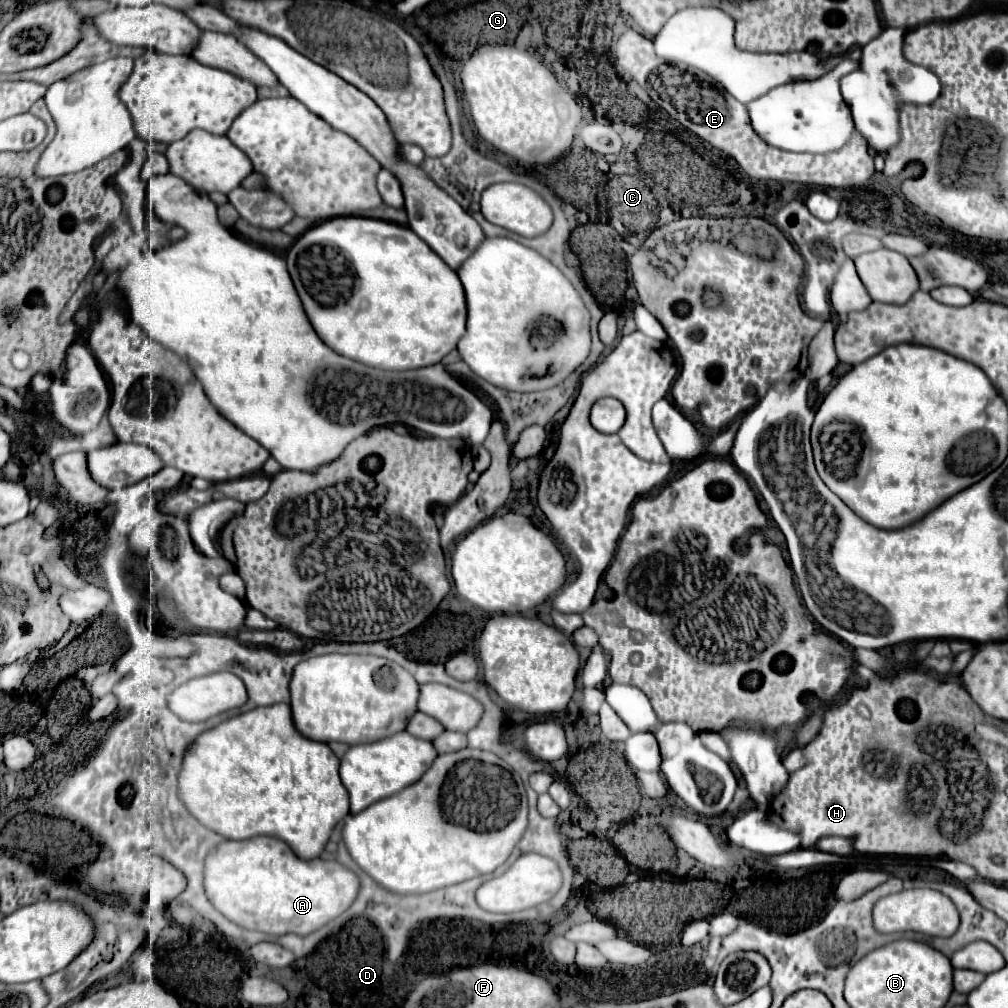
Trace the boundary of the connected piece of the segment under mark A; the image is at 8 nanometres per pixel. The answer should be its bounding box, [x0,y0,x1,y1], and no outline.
[205,837,359,935]

